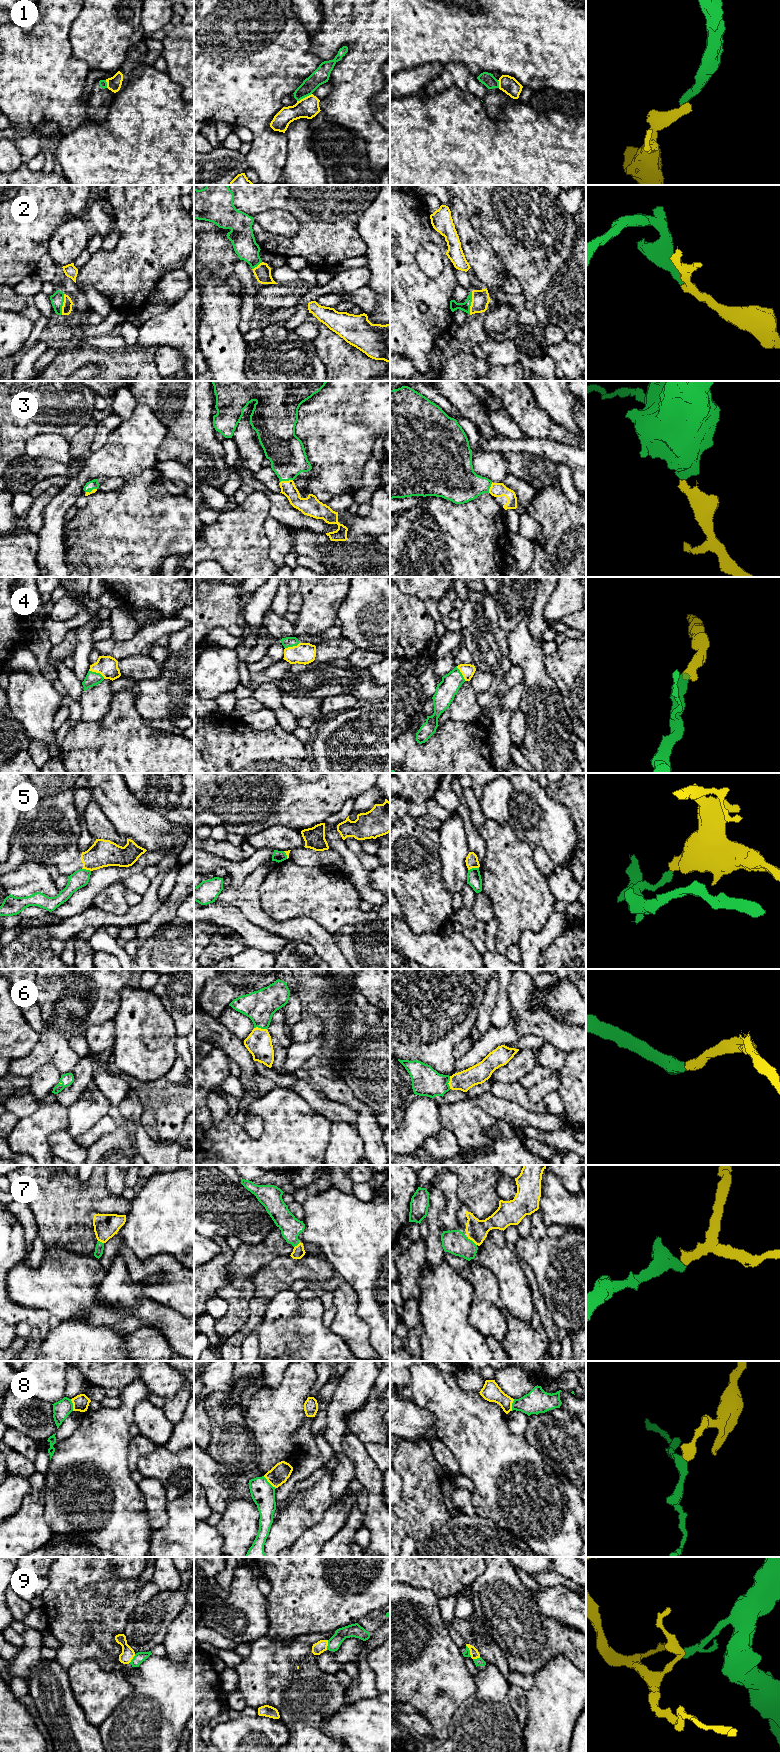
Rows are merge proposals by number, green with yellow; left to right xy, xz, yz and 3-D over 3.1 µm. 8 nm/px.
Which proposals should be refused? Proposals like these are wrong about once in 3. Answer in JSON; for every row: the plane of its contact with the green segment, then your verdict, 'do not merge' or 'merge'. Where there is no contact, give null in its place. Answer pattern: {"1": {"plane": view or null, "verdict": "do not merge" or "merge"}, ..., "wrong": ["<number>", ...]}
{"1": {"plane": "xz", "verdict": "do not merge"}, "2": {"plane": "yz", "verdict": "merge"}, "3": {"plane": "xz", "verdict": "merge"}, "4": {"plane": "xy", "verdict": "merge"}, "5": {"plane": "yz", "verdict": "do not merge"}, "6": {"plane": "xz", "verdict": "merge"}, "7": {"plane": "yz", "verdict": "merge"}, "8": {"plane": "xz", "verdict": "do not merge"}, "9": {"plane": "xz", "verdict": "do not merge"}, "wrong": ["1", "5", "8", "9"]}

